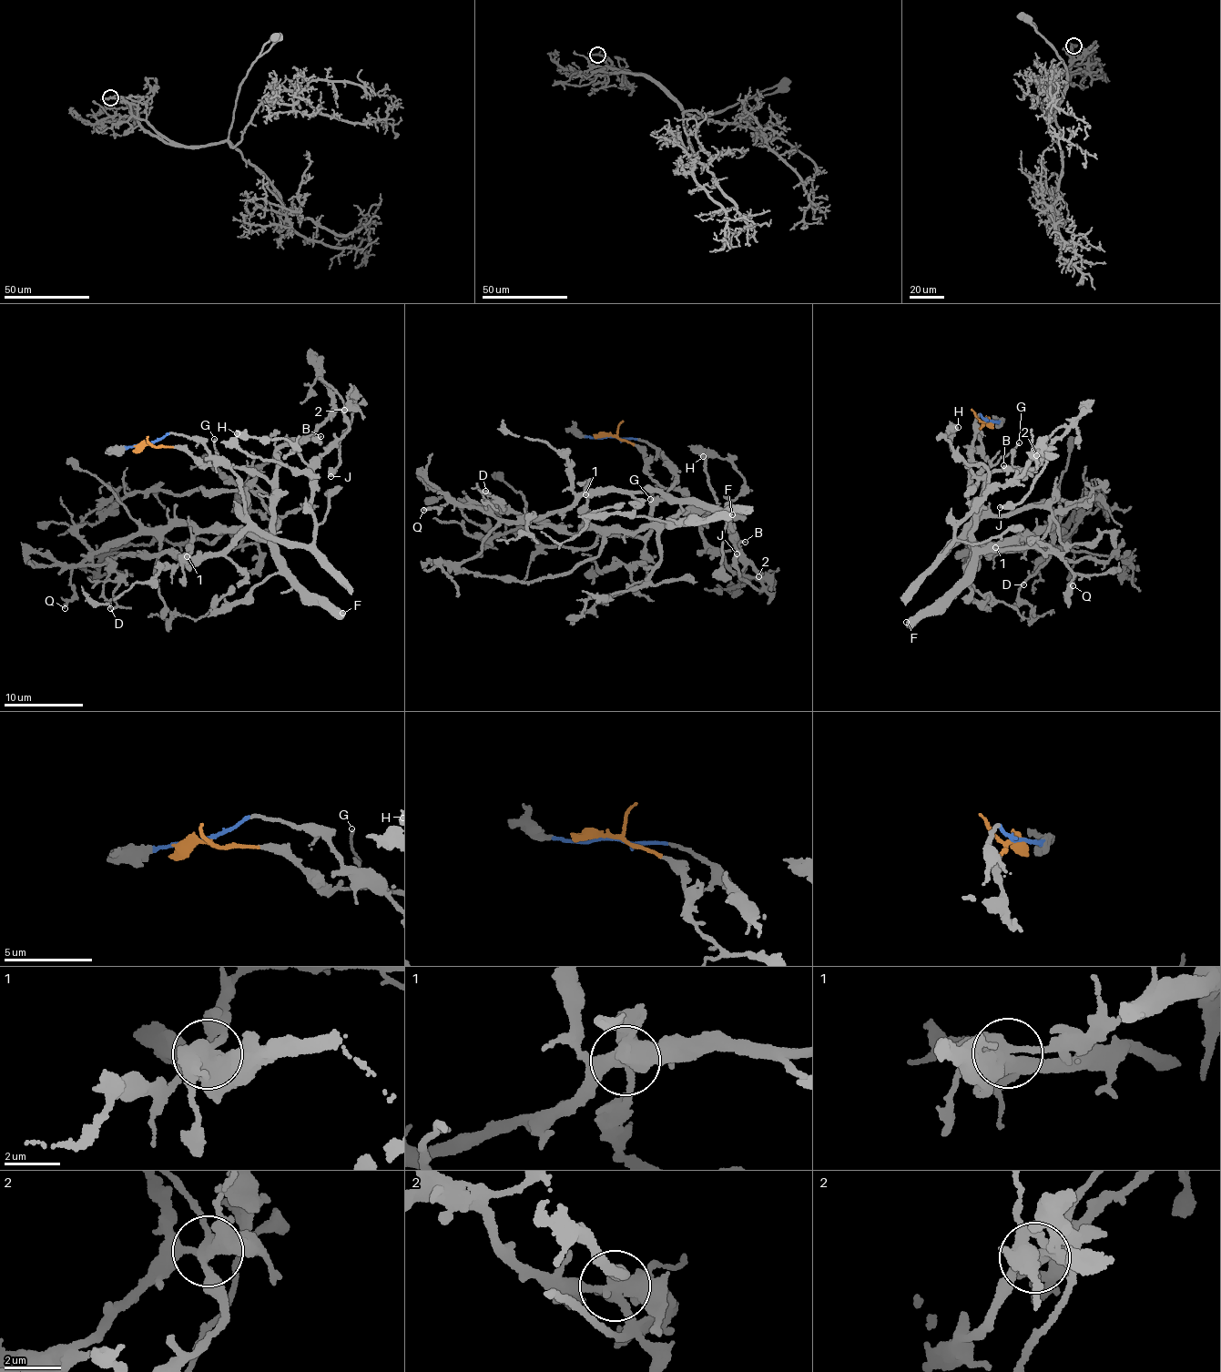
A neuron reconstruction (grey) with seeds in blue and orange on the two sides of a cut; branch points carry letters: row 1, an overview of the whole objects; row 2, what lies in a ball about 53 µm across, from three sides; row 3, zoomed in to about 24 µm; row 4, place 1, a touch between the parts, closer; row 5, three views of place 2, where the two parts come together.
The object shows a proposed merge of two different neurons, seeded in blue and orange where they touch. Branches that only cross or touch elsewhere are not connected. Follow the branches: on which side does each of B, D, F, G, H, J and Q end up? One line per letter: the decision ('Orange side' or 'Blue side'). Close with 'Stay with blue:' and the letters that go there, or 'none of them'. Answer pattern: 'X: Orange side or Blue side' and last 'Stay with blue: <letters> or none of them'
B: Orange side
D: Blue side
F: Orange side
G: Orange side
H: Blue side
J: Blue side
Q: Orange side
Stay with blue: D, H, J

